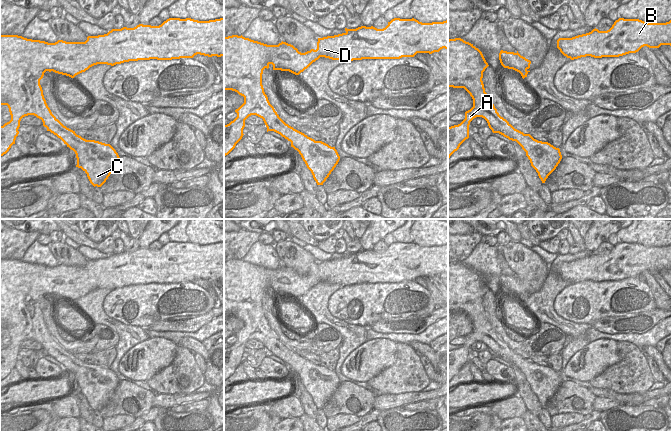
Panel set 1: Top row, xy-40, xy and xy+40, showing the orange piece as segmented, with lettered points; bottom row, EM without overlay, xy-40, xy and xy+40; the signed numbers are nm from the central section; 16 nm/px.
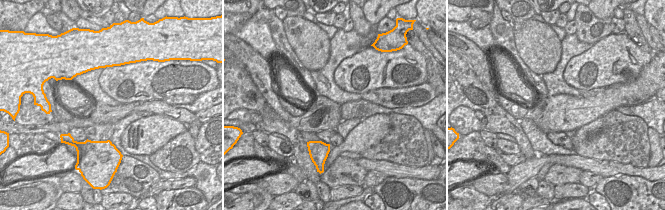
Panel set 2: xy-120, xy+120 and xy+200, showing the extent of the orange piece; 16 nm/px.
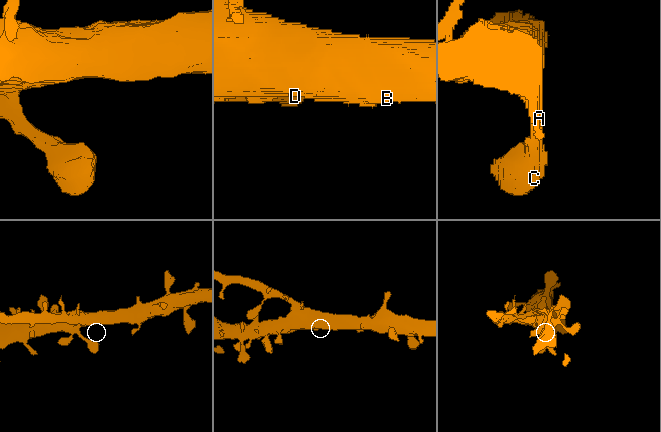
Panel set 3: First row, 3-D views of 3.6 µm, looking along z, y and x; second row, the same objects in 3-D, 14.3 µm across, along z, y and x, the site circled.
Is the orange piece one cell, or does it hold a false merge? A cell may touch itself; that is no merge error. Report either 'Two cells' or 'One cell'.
One cell.

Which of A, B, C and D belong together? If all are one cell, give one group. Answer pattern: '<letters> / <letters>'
A B C D

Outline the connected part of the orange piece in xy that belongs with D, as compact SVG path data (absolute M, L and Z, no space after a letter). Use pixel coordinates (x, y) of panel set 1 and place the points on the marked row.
M394 18L383 29L361 26L345 28L345 31L318 38L317 49L305 53L283 41L278 45L267 45L242 35L224 37L224 90L235 91L244 97L244 103L235 110L237 117L224 125L224 157L242 139L245 120L256 115L263 119L267 132L274 131L291 142L317 185L323 185L340 160L337 150L322 141L315 141L279 117L264 92L263 70L272 64L273 70L299 75L320 57L343 63L362 59L400 59L448 49L448 20L422 23L414 18Z

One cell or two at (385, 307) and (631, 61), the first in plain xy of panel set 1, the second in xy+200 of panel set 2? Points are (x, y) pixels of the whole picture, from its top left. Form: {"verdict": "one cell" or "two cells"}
{"verdict": "one cell"}

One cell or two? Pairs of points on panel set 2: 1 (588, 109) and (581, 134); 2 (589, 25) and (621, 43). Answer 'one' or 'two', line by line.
1: two
2: two

